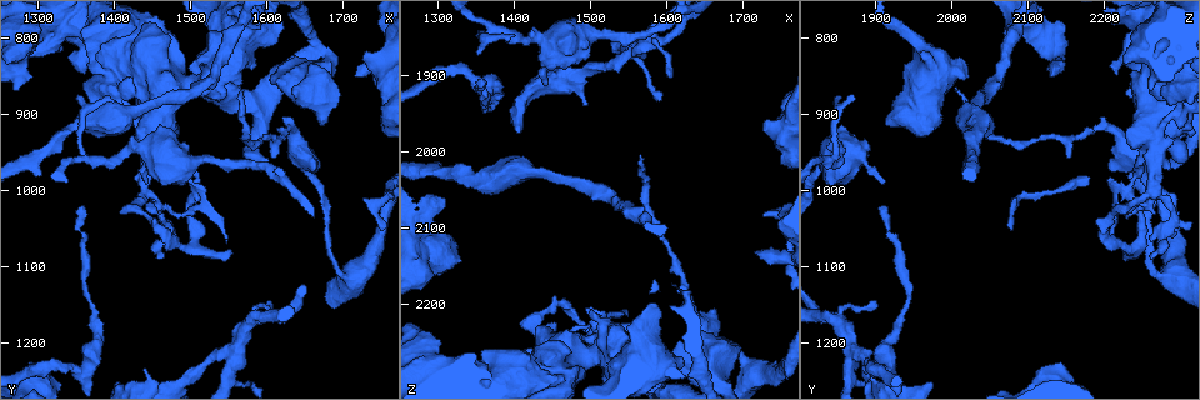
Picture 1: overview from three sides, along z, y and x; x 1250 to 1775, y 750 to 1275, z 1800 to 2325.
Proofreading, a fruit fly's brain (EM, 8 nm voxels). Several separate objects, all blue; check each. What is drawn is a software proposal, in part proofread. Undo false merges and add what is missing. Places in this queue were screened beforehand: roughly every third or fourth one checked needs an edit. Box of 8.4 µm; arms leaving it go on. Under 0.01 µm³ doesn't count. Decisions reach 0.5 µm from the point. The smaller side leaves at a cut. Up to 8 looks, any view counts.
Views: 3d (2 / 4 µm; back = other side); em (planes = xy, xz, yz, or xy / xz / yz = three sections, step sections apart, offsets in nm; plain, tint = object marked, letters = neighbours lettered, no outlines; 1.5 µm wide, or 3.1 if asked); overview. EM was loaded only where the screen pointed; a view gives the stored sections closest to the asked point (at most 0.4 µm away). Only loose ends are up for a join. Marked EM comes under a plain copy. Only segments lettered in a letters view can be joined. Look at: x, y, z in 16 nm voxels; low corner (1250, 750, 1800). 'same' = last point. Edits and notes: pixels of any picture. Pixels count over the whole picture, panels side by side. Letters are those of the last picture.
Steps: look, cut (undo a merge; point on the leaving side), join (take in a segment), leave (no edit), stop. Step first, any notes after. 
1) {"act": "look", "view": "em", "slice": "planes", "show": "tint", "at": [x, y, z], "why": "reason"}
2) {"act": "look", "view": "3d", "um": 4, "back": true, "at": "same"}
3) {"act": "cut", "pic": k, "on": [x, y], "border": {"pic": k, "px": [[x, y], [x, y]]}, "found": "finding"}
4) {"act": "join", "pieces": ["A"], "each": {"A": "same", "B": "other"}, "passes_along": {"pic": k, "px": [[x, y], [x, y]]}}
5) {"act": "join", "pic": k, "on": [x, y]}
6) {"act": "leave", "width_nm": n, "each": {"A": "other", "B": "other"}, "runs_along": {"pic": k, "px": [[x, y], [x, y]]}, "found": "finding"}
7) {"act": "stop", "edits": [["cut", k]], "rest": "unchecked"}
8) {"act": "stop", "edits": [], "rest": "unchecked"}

{"act": "look", "view": "3d", "um": 2, "at": [1380, 1185, 1930], "why": "calibre changes"}

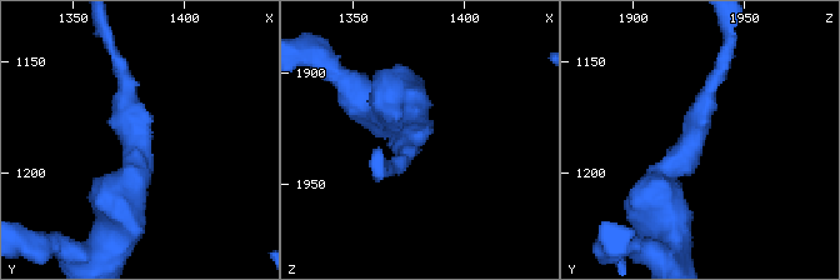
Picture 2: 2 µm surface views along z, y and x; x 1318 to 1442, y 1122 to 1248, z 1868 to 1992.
{"act": "look", "view": "em", "slice": "planes", "show": "tint", "at": [1377, 1185, 1928]}

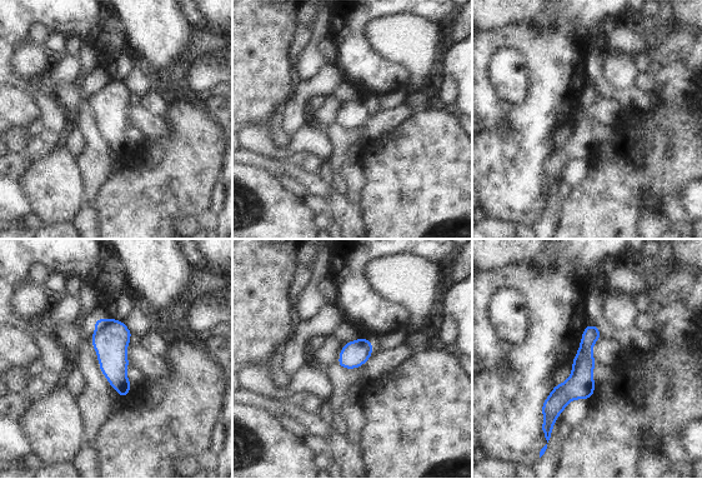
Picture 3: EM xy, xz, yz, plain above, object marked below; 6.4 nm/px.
{"act": "look", "view": "em", "slice": "planes", "show": "letters", "at": "same", "why": "what lies round it"}

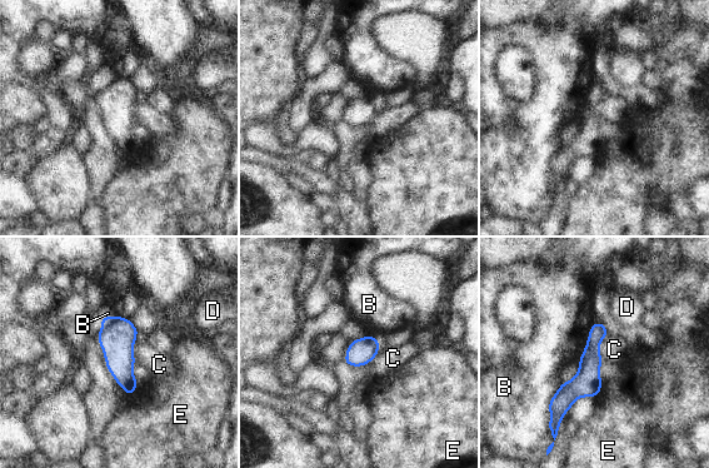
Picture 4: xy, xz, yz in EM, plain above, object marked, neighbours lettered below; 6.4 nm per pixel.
{"act": "leave", "longest_contact_nm": ["B", 300], "each": {"B": "other", "C": "other", "D": "other", "E": "other"}, "found": "continuous, no second cell"}

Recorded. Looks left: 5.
{"act": "look", "view": "3d", "um": 4, "at": [1575, 1175, 1850], "why": "a fork"}

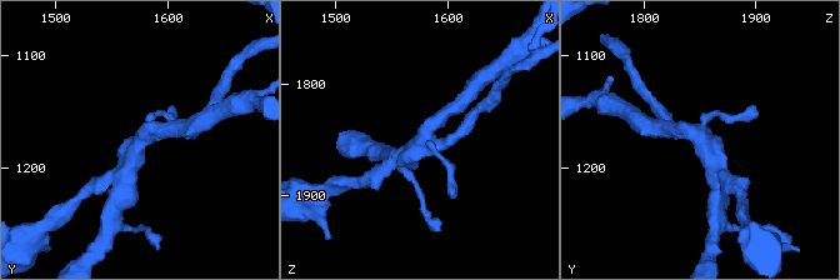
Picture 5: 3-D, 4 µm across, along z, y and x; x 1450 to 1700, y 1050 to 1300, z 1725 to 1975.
{"act": "look", "view": "em", "slice": "xz", "step": 4, "show": "letters", "at": [1580, 1174, 1848], "why": "shape alone is not enough"}

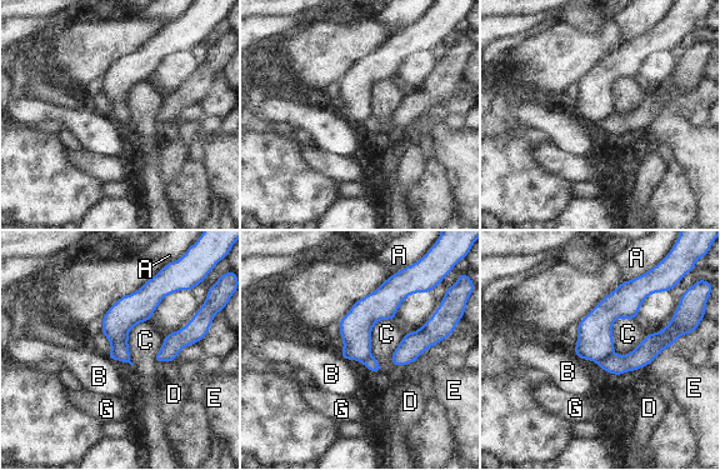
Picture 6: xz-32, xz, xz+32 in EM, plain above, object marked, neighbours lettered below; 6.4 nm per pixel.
{"act": "look", "view": "em", "slice": "planes", "show": "letters", "at": "same"}

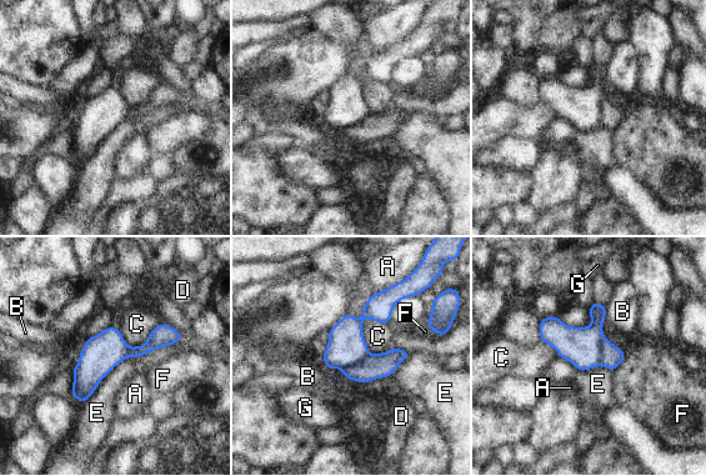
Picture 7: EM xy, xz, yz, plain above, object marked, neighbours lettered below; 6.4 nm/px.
{"act": "cut", "pic": 7, "on": [611, 356], "each": {"A": "other", "B": "other", "C": "other", "D": "other", "E": "other", "F": "other", "G": "other"}, "border": {"pic": 7, "px": [[602, 336], [600, 364]]}, "found": "two cells meet here"}

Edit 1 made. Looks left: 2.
{"act": "stop", "edits": [["cut", 7]], "rest": "unchecked"}

